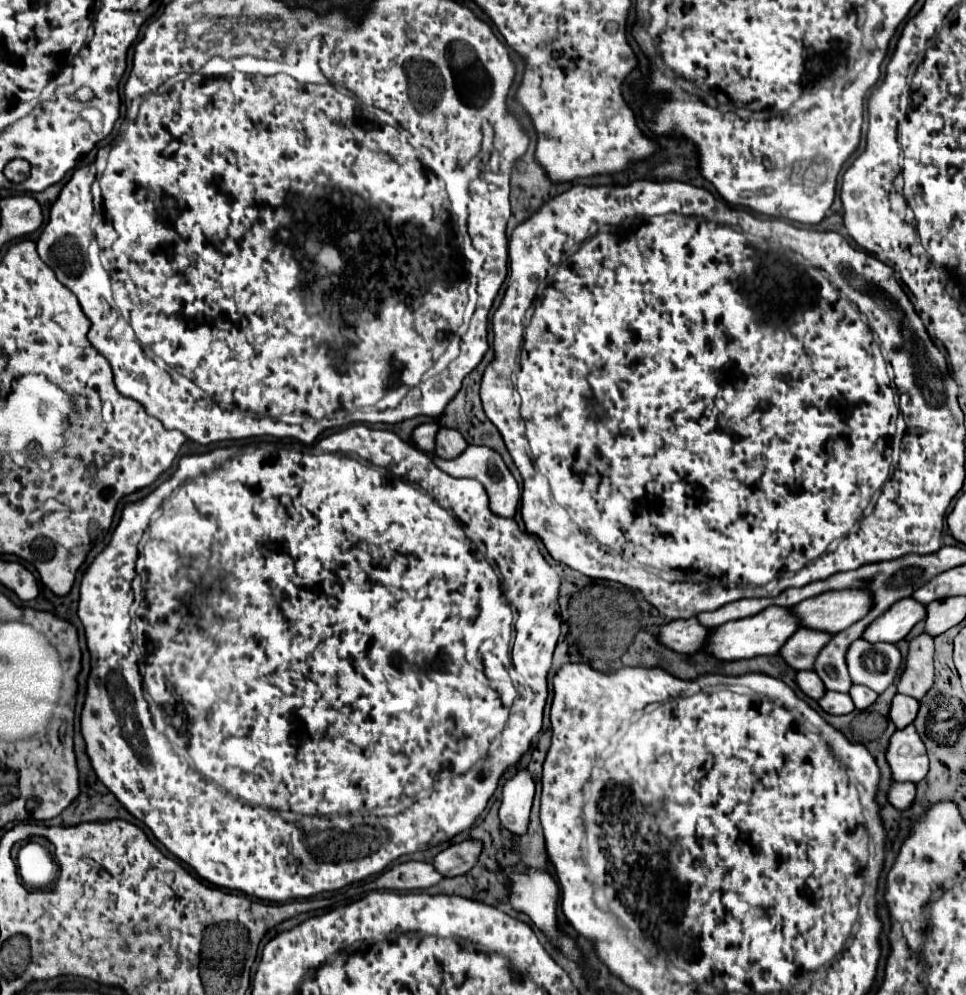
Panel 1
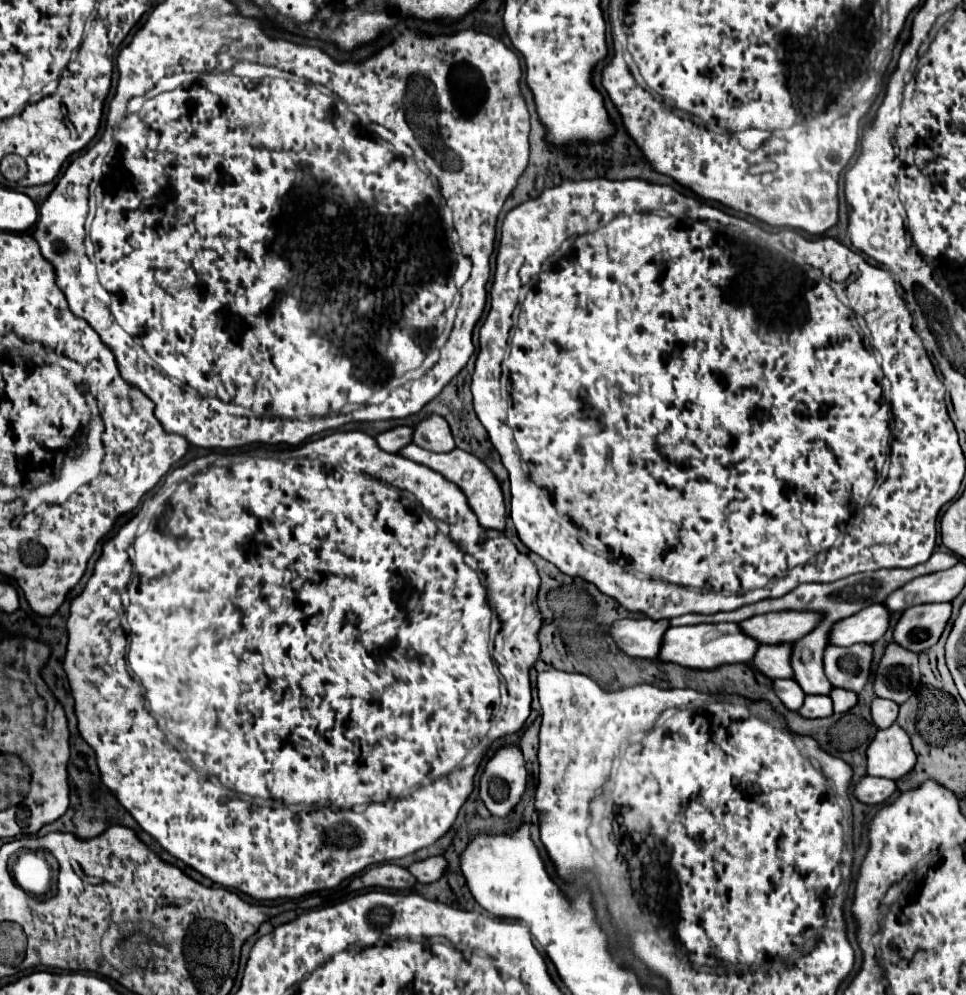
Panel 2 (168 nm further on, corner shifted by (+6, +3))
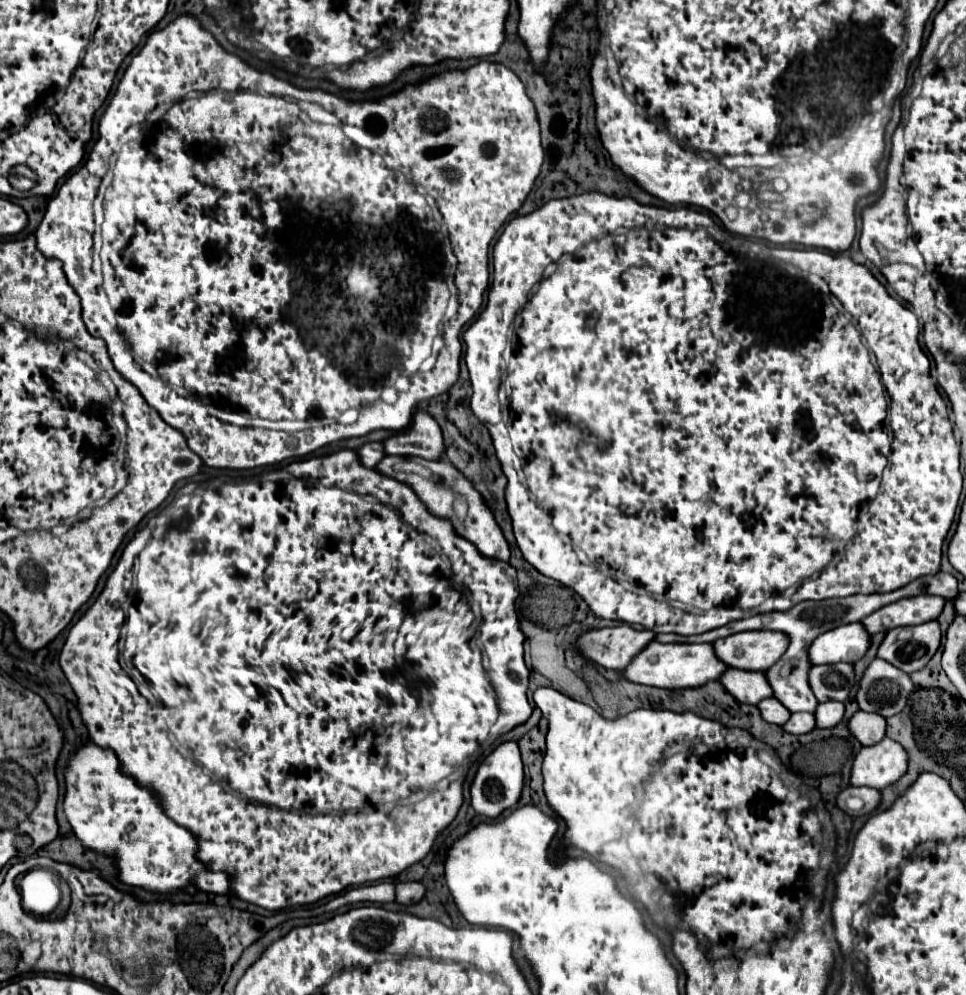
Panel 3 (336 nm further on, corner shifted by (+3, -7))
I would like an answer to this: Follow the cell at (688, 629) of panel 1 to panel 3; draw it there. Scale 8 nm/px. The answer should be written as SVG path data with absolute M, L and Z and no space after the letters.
M620 624L614 628L590 630L578 638L576 646L588 660L604 668L622 670L652 640L652 630L636 630L628 624Z

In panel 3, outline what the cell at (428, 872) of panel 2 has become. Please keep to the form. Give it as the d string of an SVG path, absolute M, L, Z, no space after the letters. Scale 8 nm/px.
M400 882L396 884L396 900L402 904L420 902L426 894L426 884L422 882Z

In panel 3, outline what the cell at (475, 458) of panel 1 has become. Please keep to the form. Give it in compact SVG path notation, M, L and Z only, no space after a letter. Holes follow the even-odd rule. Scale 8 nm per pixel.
M386 456L376 466L376 470L386 474L386 476L392 476L392 478L408 484L408 486L412 486L414 492L420 496L420 500L424 500L426 508L430 508L430 512L434 512L434 516L452 520L456 532L460 536L464 536L466 540L470 540L472 544L476 544L476 548L480 550L482 556L498 558L498 560L508 560L510 558L510 546L508 546L500 526L496 524L490 506L486 504L486 500L482 500L482 494L474 488L474 484L470 484L470 480L462 478L460 472L454 468L454 464L450 464L448 460L430 462L430 460L424 460L424 458ZM402 460L412 462L416 468L414 470L402 470L400 468Z

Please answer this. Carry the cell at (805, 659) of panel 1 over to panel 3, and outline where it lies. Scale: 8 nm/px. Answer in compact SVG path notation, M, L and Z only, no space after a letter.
M730 668L720 676L724 688L746 704L758 704L764 698L770 698L770 684L766 684L766 672L742 672L740 668Z

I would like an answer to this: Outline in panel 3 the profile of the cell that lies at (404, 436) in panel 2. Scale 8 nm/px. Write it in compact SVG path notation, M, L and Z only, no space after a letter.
M370 442L370 444L364 444L362 448L358 448L358 456L366 468L374 468L378 464L378 460L382 460L386 456L386 452L382 452L382 442Z

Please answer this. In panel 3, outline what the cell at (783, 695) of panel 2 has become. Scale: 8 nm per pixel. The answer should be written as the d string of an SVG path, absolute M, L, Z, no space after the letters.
M774 696L758 702L758 708L766 722L778 724L778 726L784 726L786 720L790 720L790 716L792 716L792 712L786 712L786 708L782 708L782 704L778 704L778 700L774 700Z

